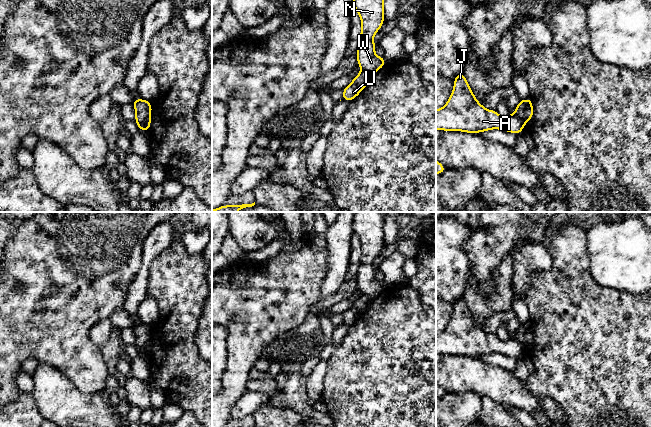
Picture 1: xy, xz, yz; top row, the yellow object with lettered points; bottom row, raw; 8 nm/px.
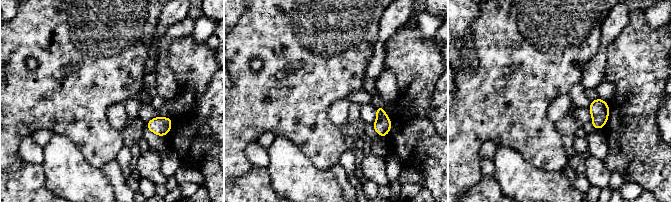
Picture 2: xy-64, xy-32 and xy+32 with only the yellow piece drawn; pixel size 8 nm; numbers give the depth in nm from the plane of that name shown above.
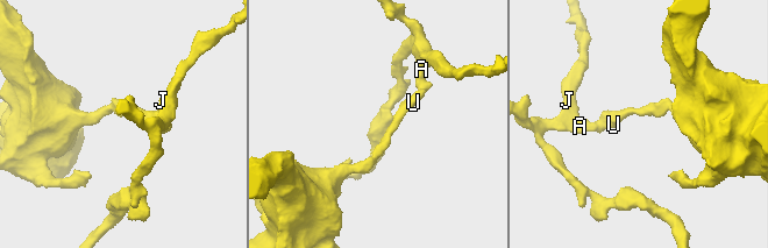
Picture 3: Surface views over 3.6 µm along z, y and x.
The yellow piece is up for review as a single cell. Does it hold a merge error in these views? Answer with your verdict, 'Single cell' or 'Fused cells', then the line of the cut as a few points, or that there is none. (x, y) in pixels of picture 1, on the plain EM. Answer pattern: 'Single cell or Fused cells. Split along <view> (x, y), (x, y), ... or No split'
Fused cells. Split along xy (149, 341), (138, 350)

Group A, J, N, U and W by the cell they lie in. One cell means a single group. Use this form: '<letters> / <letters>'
A J N W / U

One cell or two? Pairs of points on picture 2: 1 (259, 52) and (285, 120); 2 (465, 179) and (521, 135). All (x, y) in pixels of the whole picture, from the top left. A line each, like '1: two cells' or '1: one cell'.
1: one cell
2: one cell

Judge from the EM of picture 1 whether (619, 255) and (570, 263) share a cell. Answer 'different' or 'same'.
different

